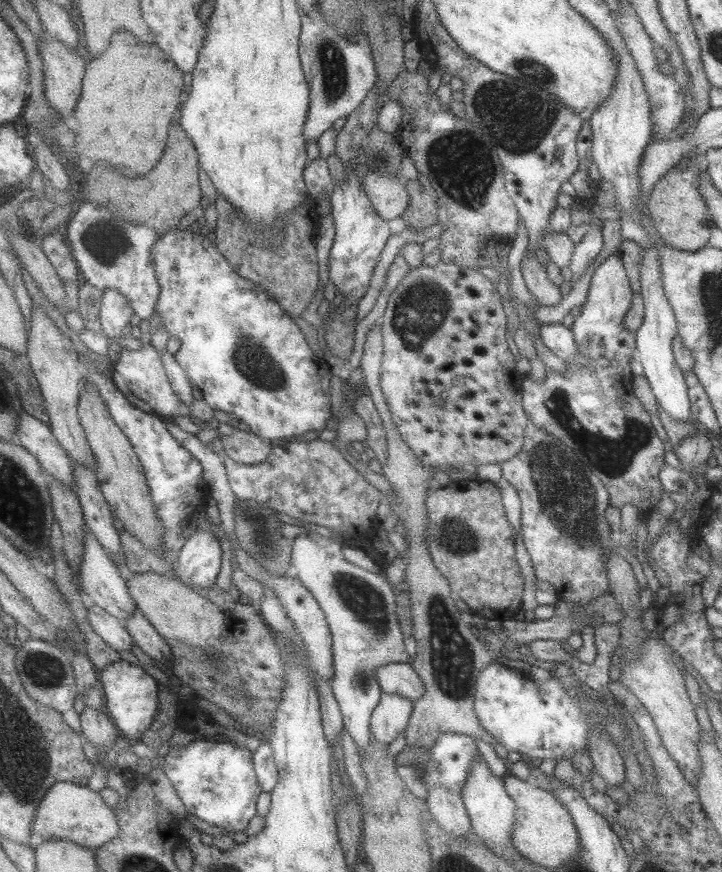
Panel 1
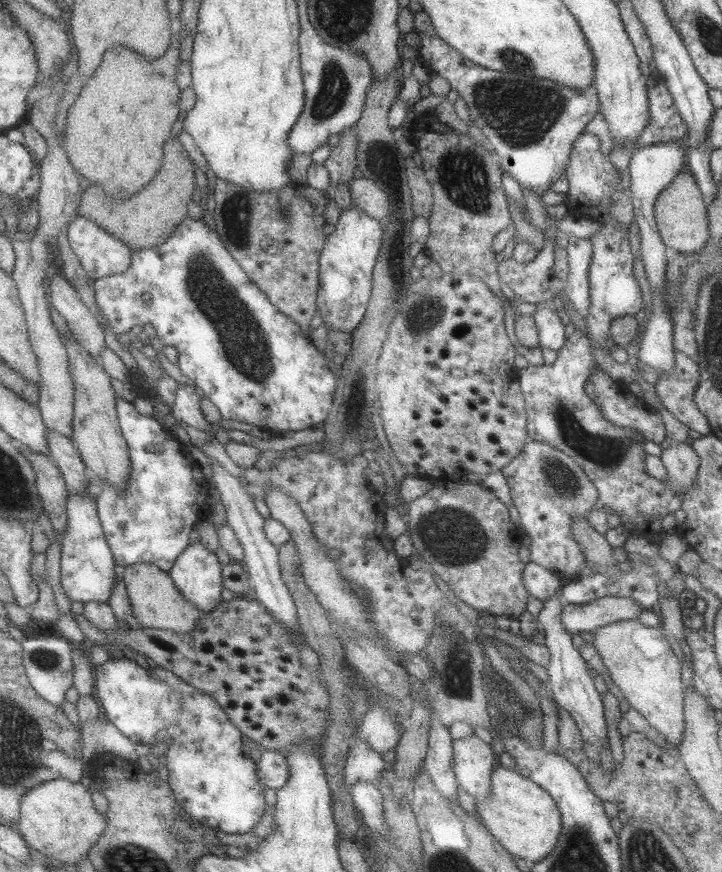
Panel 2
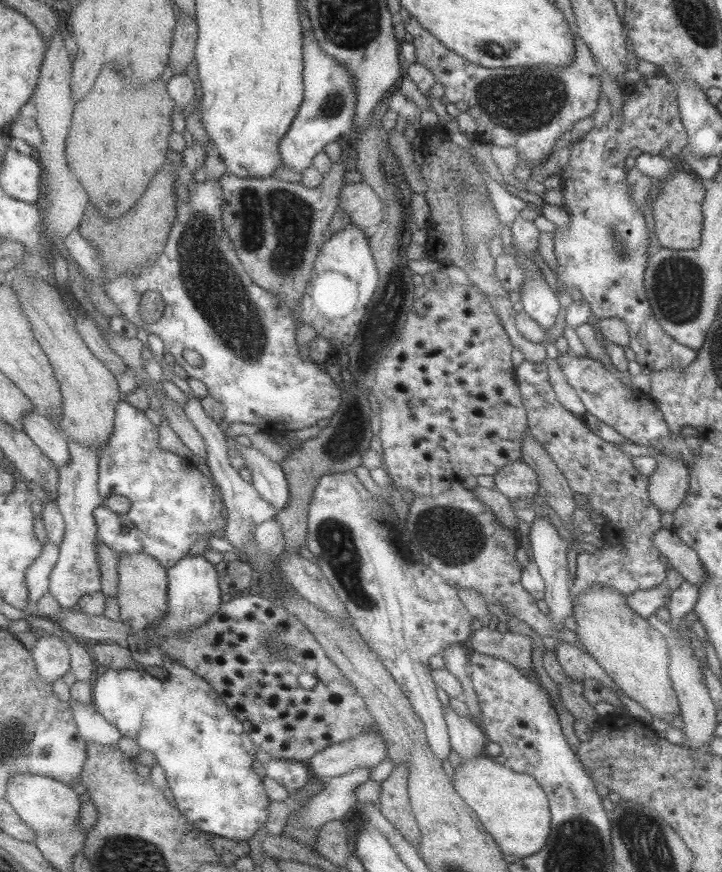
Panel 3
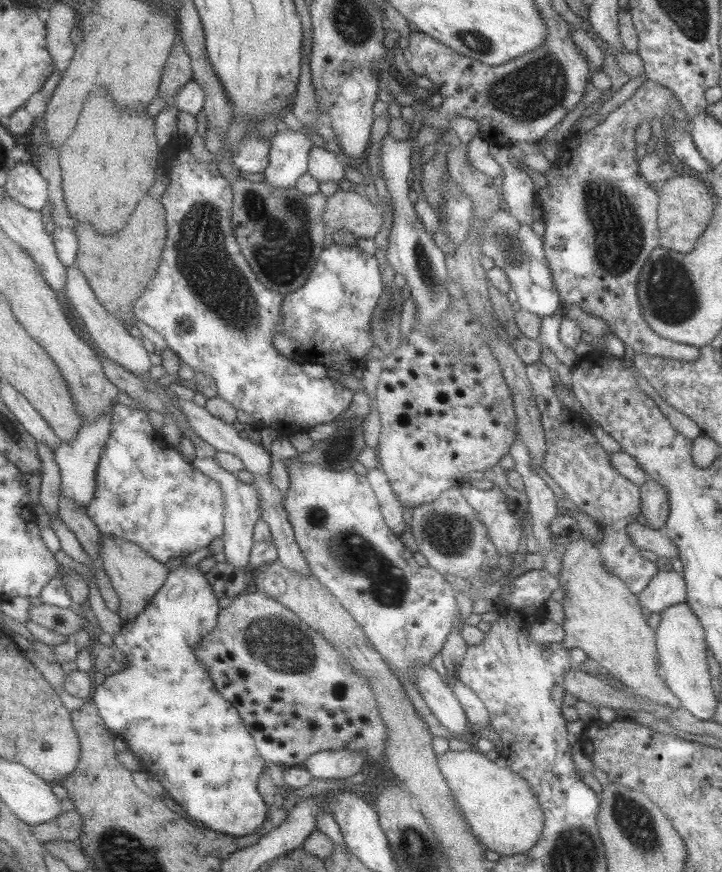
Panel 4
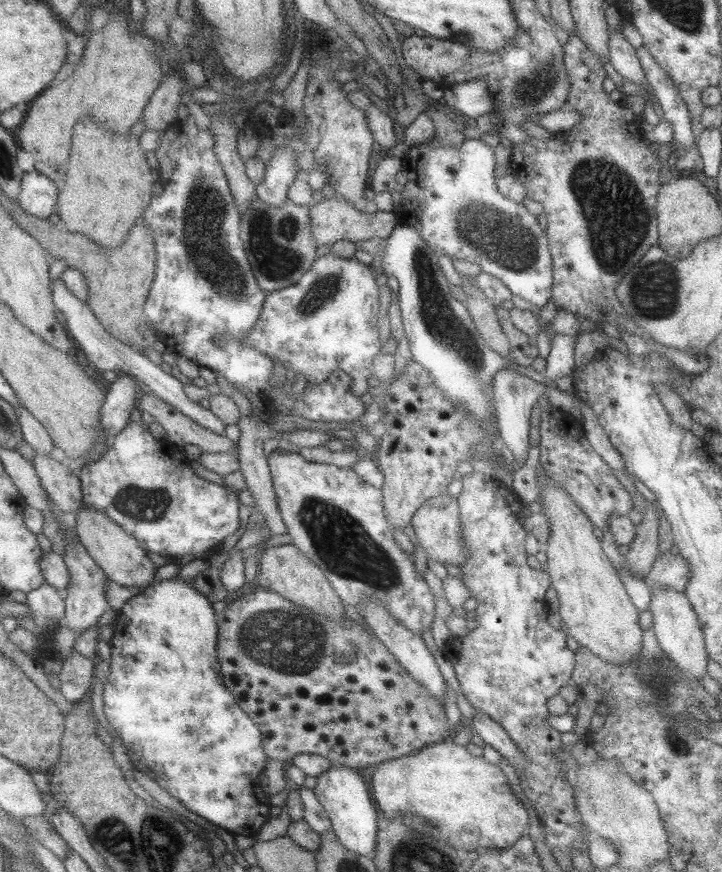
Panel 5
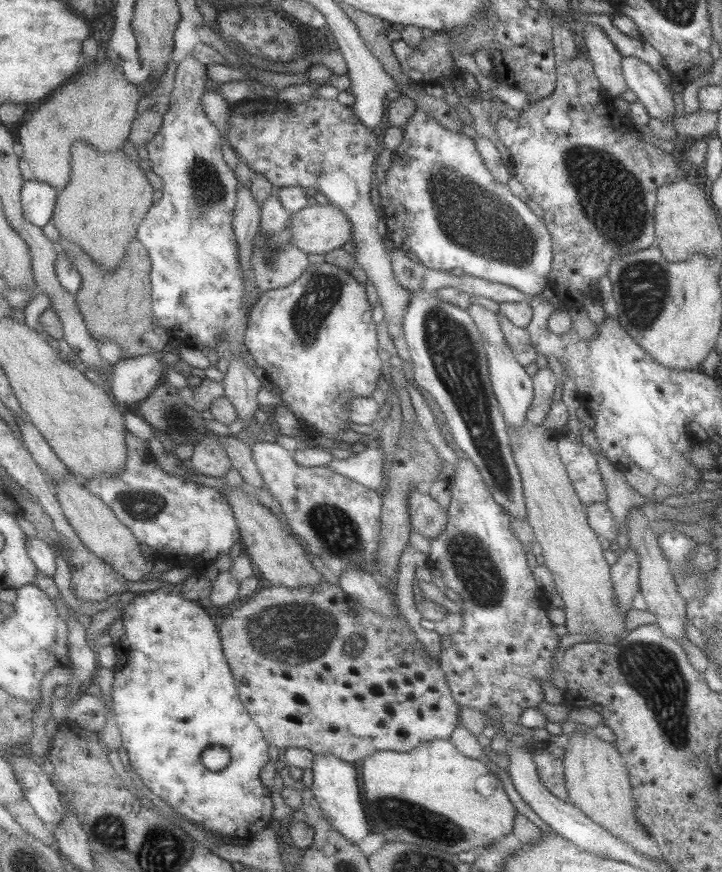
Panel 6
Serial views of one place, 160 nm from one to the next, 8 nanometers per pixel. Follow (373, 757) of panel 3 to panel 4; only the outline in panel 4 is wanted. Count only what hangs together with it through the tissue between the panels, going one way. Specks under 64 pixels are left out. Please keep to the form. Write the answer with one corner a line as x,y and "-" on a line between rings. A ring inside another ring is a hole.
343,749
320,750
308,756
301,764
312,778
347,779
361,772
366,760
363,752
350,752

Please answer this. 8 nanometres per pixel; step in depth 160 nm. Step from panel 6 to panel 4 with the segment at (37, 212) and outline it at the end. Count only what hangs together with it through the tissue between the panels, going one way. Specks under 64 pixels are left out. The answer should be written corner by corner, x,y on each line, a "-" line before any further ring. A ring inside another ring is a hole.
18,162
9,171
6,192
21,205
39,211
49,203
49,184
47,176
30,162

